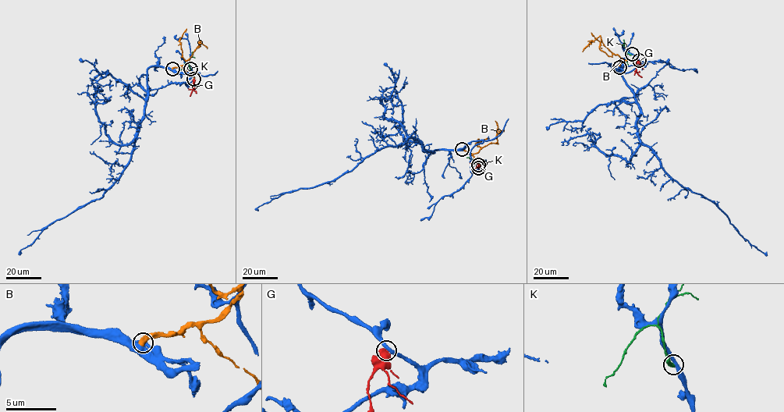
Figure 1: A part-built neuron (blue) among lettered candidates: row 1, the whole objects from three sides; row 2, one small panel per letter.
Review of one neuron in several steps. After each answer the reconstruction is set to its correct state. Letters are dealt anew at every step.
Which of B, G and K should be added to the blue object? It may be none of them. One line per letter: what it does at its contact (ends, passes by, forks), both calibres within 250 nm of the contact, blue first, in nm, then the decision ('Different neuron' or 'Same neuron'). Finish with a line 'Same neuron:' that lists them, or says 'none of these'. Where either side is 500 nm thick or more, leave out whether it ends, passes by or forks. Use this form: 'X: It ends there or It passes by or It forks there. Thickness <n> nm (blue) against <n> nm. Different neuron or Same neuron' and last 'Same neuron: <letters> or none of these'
B: Thickness 550 nm (blue) against 440 nm. Different neuron
G: Thickness 360 nm (blue) against 700 nm. Different neuron
K: It ends there. Thickness 360 nm (blue) against 360 nm. Different neuron
Same neuron: none of these

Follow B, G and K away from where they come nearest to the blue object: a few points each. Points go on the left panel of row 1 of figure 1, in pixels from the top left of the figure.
B: (172, 69), (186, 65), (200, 41), (196, 48)
G: (193, 79), (193, 89), (189, 96)
K: (190, 69), (186, 62), (179, 72)

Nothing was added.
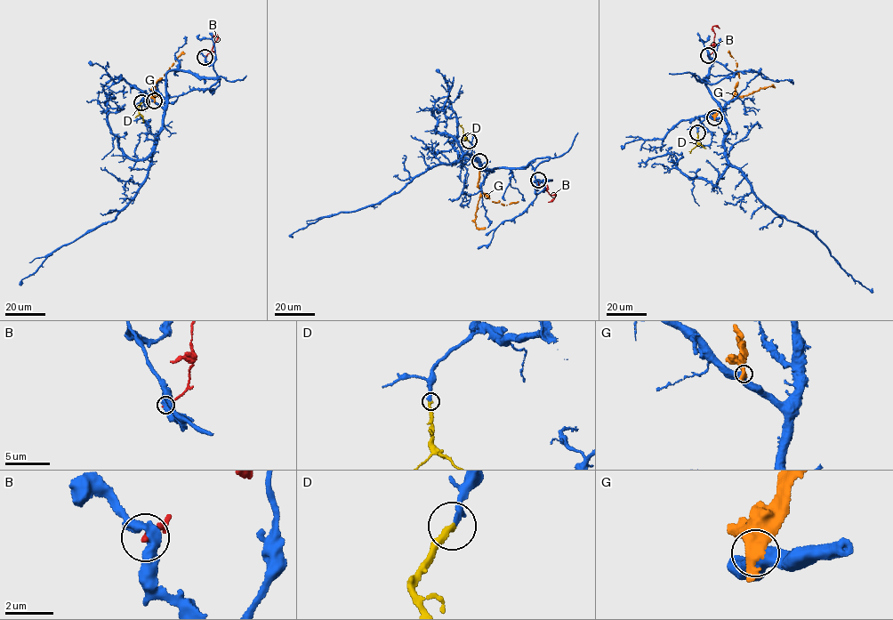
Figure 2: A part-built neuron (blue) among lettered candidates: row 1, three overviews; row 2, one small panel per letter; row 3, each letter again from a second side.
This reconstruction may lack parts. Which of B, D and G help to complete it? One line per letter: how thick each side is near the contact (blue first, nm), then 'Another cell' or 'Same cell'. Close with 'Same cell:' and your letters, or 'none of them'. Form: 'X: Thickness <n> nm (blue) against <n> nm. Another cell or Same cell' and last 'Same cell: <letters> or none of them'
B: Thickness 500 nm (blue) against 190 nm. Another cell
D: Thickness 260 nm (blue) against 260 nm. Same cell
G: Thickness 550 nm (blue) against 650 nm. Another cell
Same cell: D

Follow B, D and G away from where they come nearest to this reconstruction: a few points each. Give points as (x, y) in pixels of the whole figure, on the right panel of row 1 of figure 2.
B: (708, 55), (714, 46), (712, 28), (719, 28)
D: (697, 132), (698, 144), (690, 153)
G: (714, 117), (735, 95), (752, 93), (772, 86), (771, 84)

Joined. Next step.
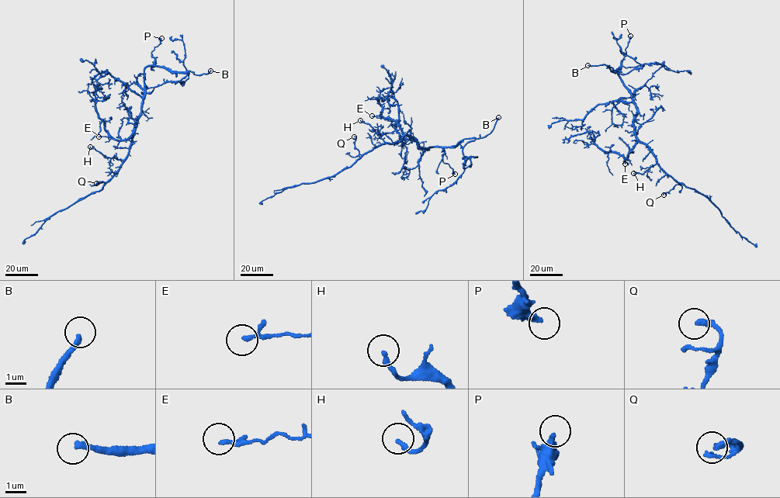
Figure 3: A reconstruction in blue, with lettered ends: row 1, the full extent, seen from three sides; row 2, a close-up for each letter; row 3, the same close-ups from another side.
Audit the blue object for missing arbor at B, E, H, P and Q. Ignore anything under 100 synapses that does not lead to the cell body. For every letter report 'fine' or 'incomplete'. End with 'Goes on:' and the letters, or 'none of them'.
B: incomplete
E: incomplete
H: fine
P: fine
Q: fine
Goes on: B, E

